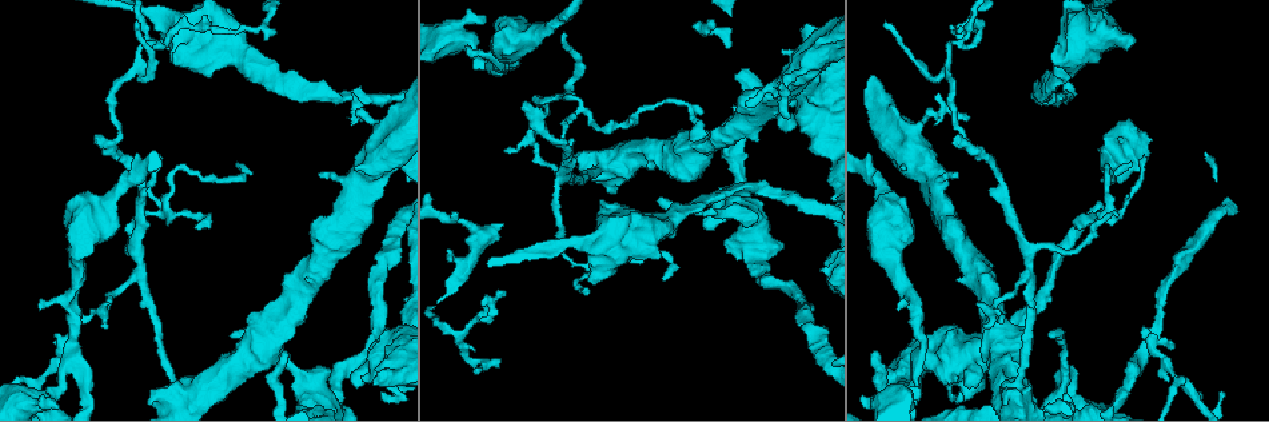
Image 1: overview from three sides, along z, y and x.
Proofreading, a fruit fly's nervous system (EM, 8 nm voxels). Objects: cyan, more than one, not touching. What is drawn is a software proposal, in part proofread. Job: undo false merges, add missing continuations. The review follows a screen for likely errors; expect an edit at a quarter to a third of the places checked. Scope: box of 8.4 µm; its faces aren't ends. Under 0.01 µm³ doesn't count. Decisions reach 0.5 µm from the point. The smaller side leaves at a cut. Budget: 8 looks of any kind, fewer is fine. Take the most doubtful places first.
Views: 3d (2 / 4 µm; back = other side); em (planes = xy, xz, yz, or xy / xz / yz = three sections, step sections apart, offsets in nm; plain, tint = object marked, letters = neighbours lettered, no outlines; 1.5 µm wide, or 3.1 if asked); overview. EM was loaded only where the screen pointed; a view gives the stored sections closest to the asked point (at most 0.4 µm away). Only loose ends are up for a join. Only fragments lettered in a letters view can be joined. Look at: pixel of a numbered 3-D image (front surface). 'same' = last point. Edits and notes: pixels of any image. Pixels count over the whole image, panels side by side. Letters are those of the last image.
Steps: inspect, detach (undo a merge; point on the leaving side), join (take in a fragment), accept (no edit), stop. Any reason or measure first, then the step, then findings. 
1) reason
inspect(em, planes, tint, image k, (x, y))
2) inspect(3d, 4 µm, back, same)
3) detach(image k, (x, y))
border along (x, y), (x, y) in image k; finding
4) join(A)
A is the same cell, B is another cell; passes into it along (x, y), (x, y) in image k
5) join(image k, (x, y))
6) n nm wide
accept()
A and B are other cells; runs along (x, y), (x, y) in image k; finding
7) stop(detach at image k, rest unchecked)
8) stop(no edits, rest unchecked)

thick end
inspect(em, planes, letters, image 1, (374, 379))

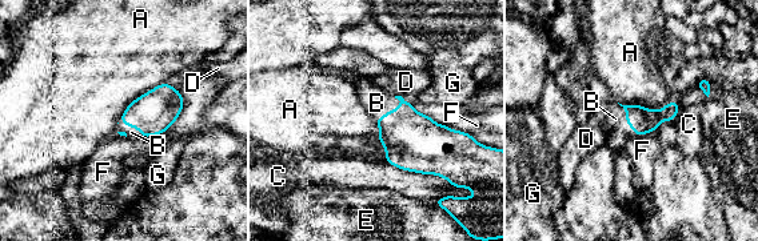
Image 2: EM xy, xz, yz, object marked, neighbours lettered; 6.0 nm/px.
join(B)
B is the same cell, A, C, D, E, F and G are other cells; passes into it along (415, 143), (389, 112), (376, 103) in image 2; it goes on there

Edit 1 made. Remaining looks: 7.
free end
inspect(em, planes, letters, image 1, (524, 107))

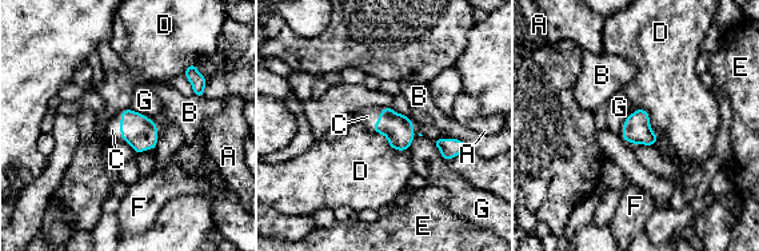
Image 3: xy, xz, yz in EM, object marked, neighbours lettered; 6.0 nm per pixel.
D touches over 260 nm
join(C)
C is the same cell, A, B, D, E, F and G are other cells; passes into it along (138, 130), (120, 126), (112, 130) in image 3; the cell continues

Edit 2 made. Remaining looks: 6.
three arms meet
inspect(em, planes, letters, image 1, (72, 356))

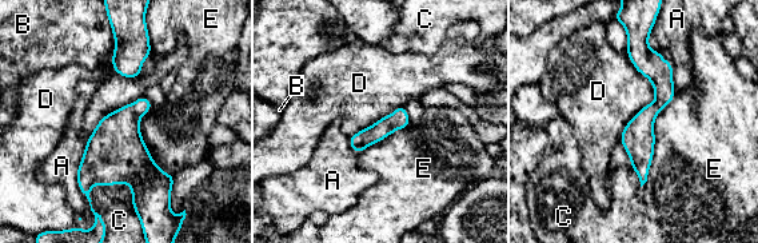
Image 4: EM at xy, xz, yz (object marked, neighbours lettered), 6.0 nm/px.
accept()
A, B, C, D and E are other cells; runs along (630, 47), (661, 78), (643, 178) in image 4; one cell here

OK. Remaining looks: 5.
stop(join at image 2, join at image 3, rest unchecked)

